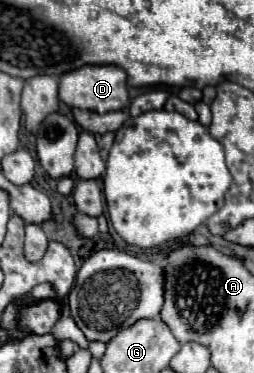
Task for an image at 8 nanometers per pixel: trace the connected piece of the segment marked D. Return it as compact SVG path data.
M103 64L103 66L83 66L71 72L61 74L59 78L59 100L65 102L69 108L91 110L97 114L107 114L113 110L123 110L129 104L127 94L127 76L119 66Z

